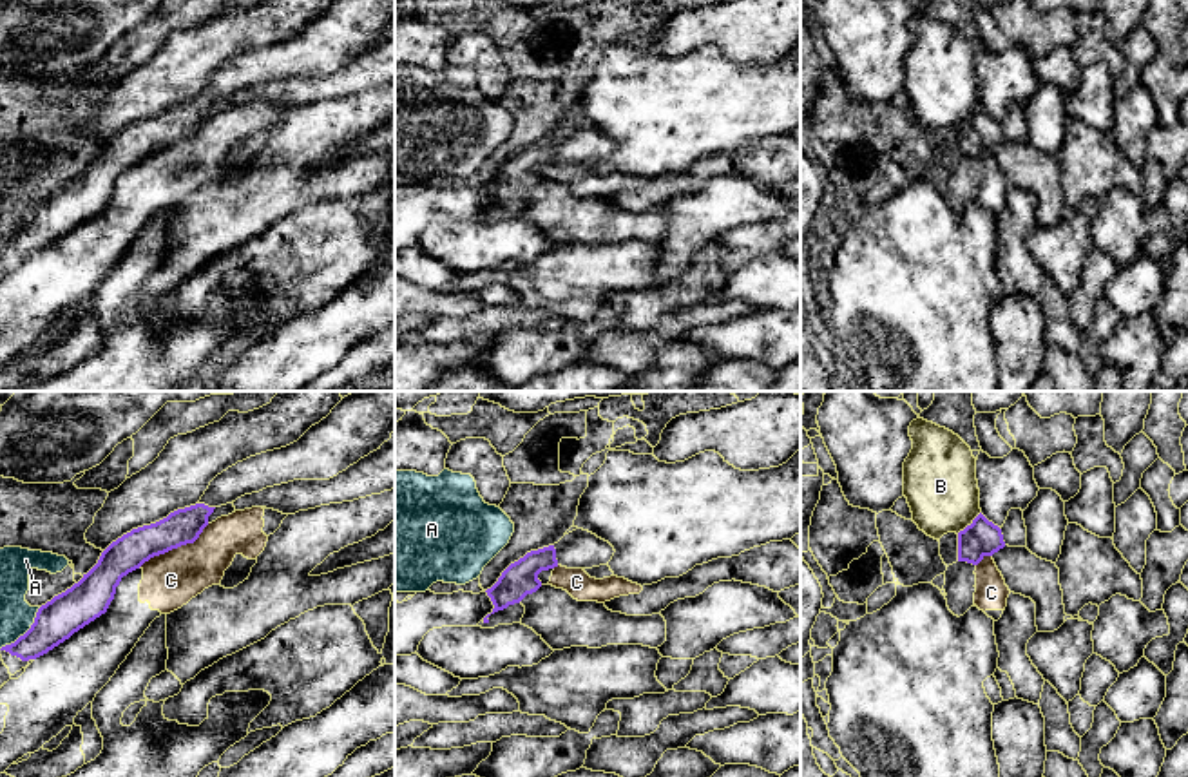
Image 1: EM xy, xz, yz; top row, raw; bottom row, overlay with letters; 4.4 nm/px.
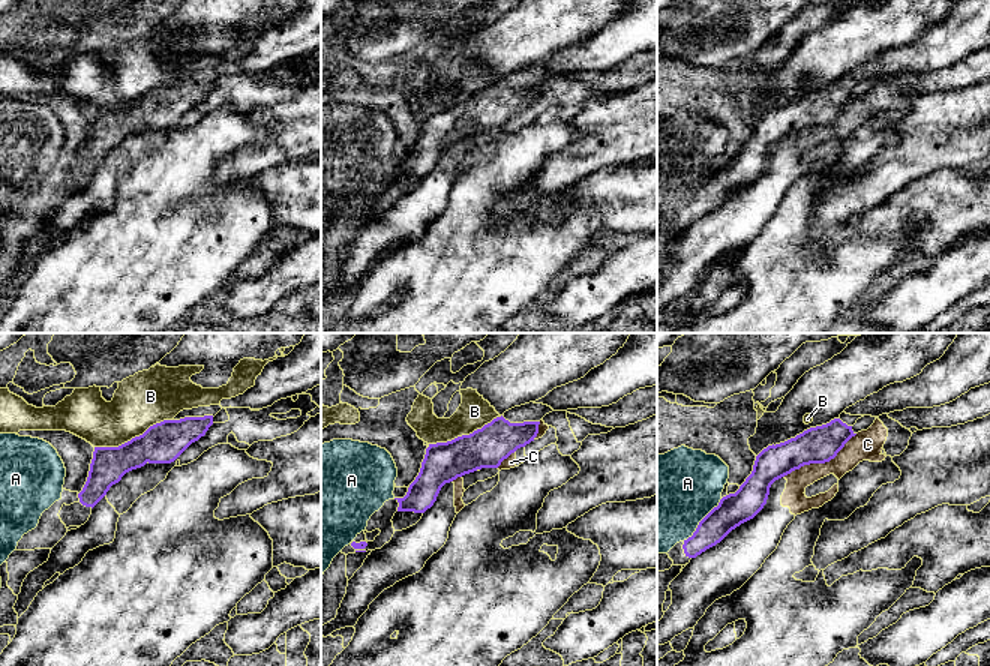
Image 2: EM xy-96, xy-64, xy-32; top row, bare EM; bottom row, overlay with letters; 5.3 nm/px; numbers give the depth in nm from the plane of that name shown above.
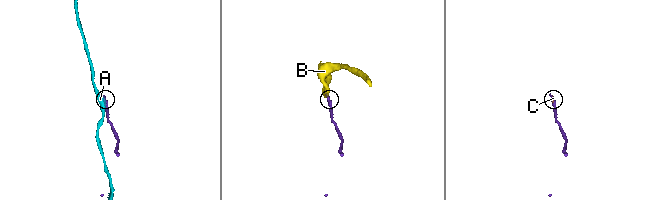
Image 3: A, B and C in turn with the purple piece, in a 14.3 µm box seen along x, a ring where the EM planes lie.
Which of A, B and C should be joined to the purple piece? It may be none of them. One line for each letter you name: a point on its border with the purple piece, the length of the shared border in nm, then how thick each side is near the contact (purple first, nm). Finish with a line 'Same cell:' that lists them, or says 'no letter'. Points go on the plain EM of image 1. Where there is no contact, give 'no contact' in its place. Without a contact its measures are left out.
Same cell: no letter

